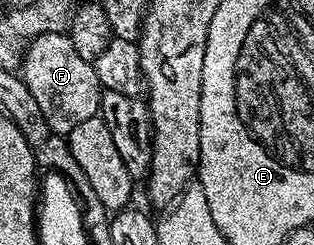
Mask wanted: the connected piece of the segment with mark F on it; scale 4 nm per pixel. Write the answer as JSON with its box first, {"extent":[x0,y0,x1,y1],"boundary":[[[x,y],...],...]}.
{"extent":[21,31,101,136],"boundary":[[[54,31],[39,35],[27,44],[21,64],[21,74],[29,93],[41,105],[45,121],[61,136],[67,136],[81,121],[99,113],[101,88],[95,72],[94,62],[83,59],[77,49],[73,49],[70,34]]]}

